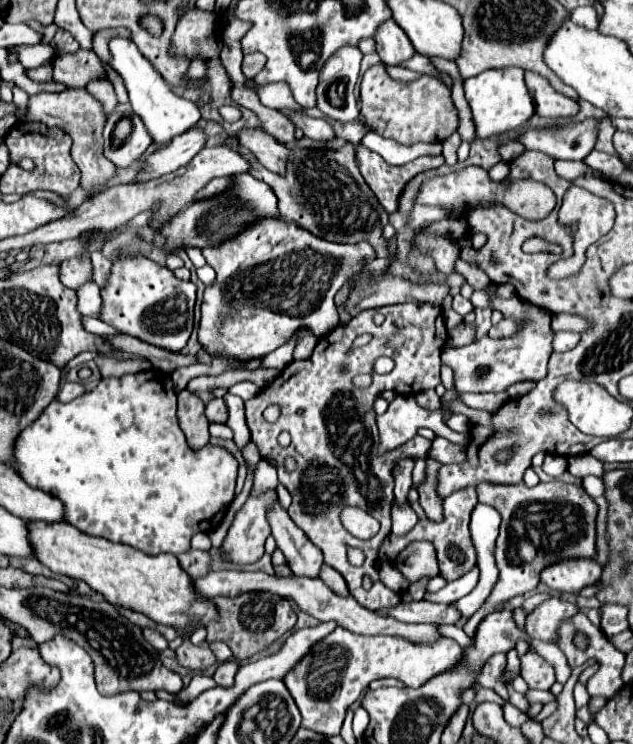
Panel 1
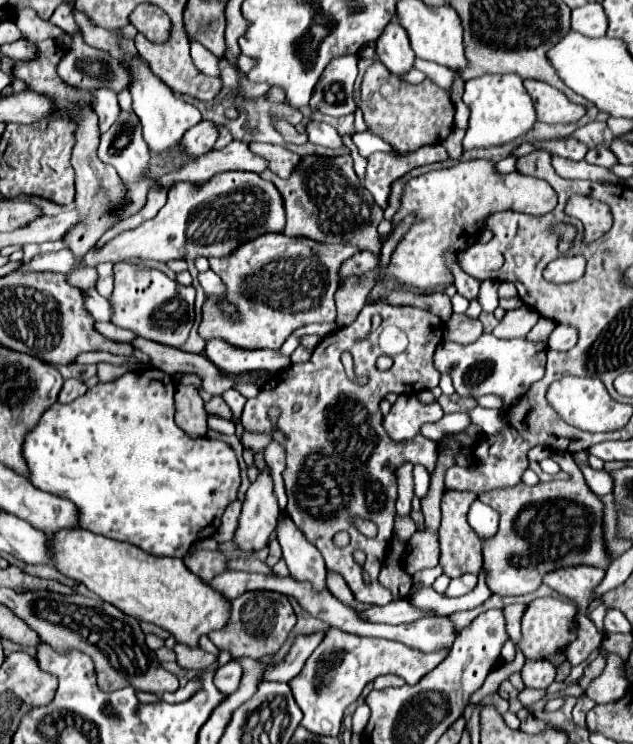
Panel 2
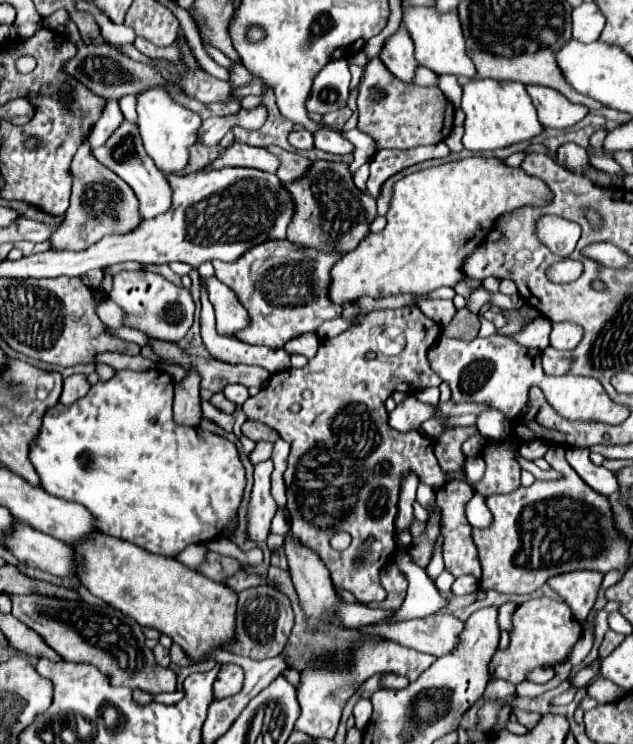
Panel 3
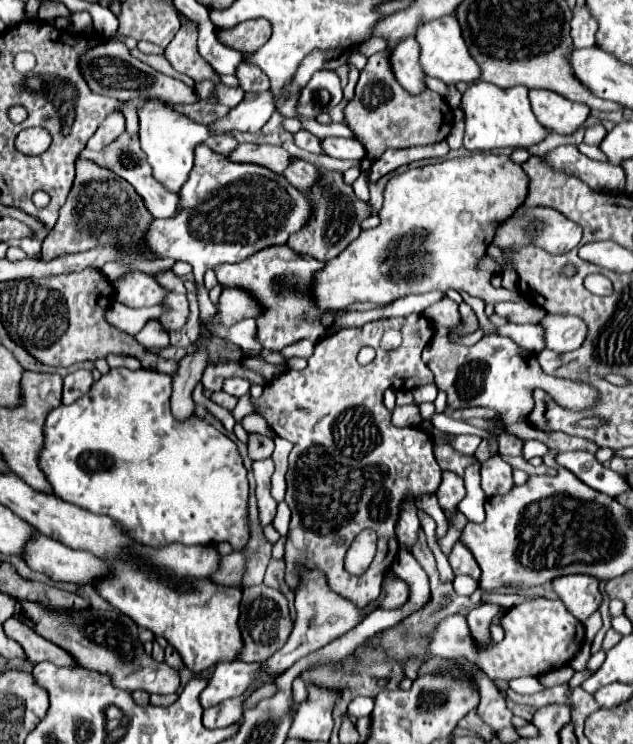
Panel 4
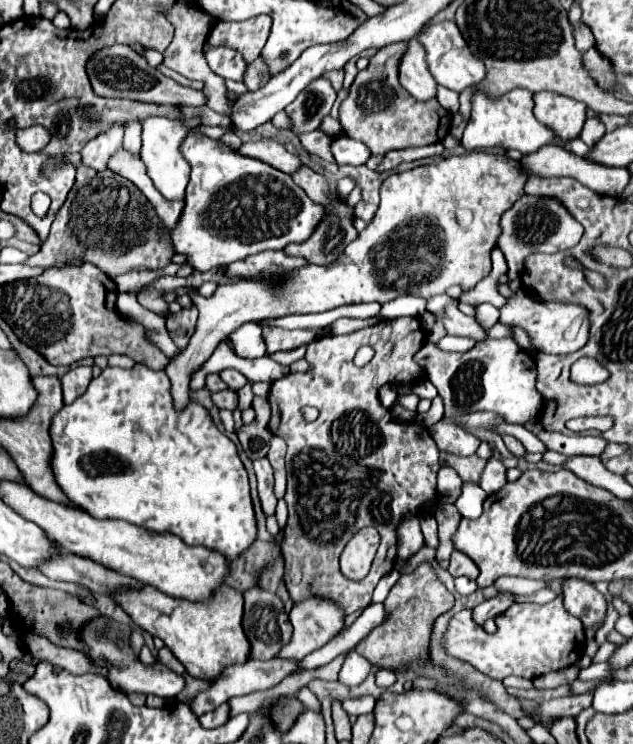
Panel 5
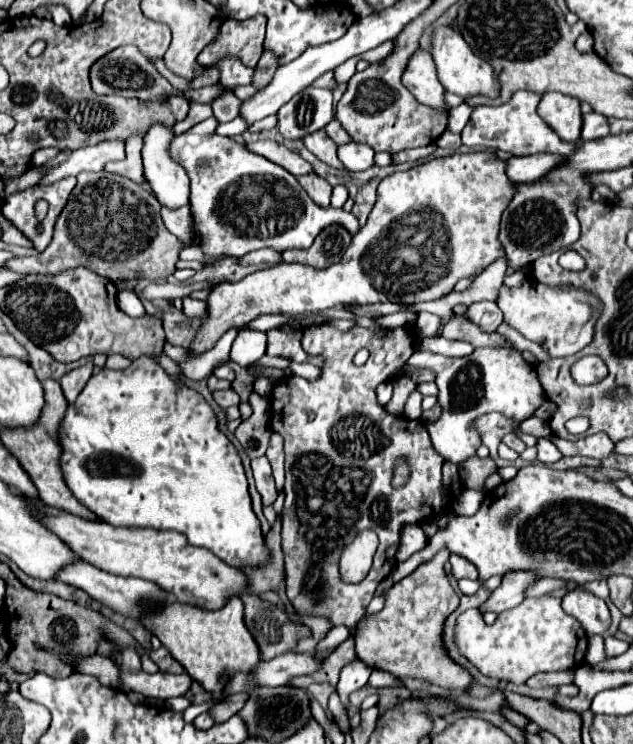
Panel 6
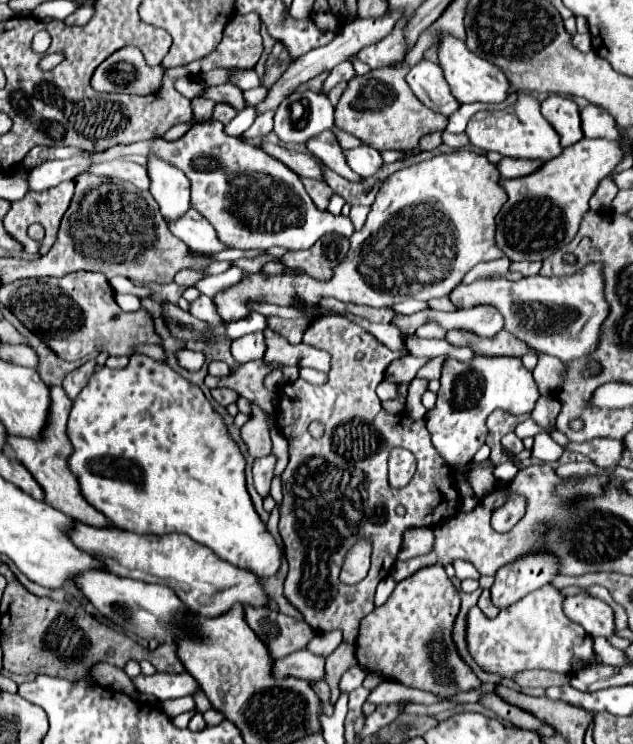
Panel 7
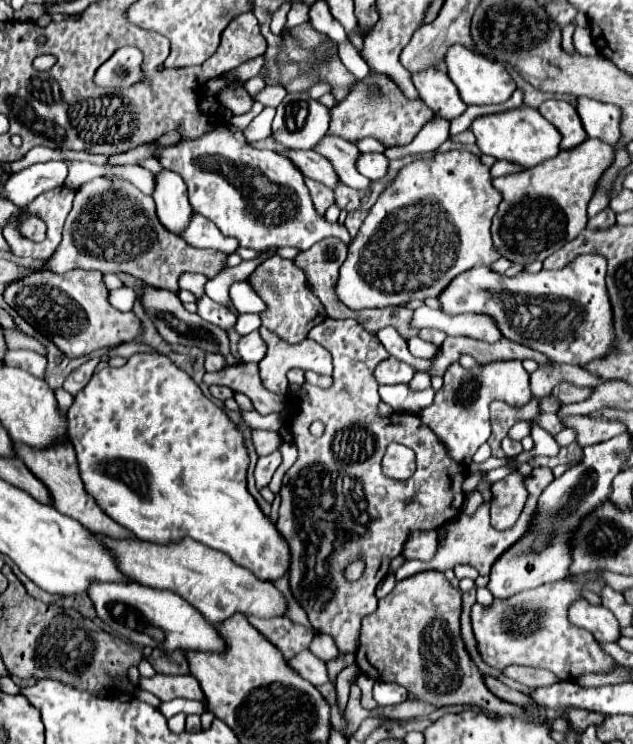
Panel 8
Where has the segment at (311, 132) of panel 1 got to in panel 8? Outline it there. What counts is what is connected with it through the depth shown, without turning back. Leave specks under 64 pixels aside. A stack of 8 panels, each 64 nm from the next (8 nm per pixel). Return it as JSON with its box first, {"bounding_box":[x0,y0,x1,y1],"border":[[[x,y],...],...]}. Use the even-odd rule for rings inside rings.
{"bounding_box":[356,154,388,180],"border":[[[360,154],[360,160],[356,162],[358,172],[364,174],[370,180],[380,180],[388,172],[388,158],[384,154]]]}

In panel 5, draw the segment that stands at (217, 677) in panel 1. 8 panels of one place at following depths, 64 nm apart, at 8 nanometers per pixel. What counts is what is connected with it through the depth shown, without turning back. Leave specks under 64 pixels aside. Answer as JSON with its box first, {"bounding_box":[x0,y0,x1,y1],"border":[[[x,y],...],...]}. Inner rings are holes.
{"bounding_box":[190,658,300,716],"border":[[[272,658],[272,660],[266,660],[266,662],[250,660],[246,664],[238,664],[238,666],[226,668],[222,672],[222,676],[216,682],[212,682],[206,692],[196,696],[196,700],[190,704],[190,708],[192,708],[192,712],[196,716],[202,716],[204,712],[210,712],[210,710],[218,708],[220,704],[224,704],[232,696],[244,696],[244,694],[250,694],[250,692],[256,692],[256,690],[274,688],[282,678],[286,678],[288,674],[298,672],[298,670],[300,670],[300,660],[294,660],[294,658],[284,658],[284,660],[282,658]]]}

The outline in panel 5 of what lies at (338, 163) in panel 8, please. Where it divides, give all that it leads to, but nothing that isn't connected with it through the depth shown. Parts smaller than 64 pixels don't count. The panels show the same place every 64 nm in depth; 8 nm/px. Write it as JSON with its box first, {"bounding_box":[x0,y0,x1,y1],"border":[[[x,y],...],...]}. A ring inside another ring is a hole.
{"bounding_box":[298,130,336,162],"border":[[[316,130],[316,132],[308,132],[308,134],[304,134],[304,136],[298,136],[298,138],[300,138],[302,146],[304,146],[310,154],[314,154],[314,156],[326,160],[326,162],[336,162],[334,156],[332,156],[332,150],[330,150],[332,138],[330,138],[328,134]]]}

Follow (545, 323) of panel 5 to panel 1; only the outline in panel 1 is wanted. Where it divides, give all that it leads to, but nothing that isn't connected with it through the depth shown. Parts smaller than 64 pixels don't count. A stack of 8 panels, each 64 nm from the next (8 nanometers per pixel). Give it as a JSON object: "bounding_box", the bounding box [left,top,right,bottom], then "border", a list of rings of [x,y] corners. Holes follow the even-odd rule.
{"bounding_box":[552,330,580,352],"border":[[[562,330],[562,332],[554,332],[552,346],[554,346],[556,352],[566,352],[566,350],[572,350],[578,344],[578,340],[580,340],[580,334]]]}

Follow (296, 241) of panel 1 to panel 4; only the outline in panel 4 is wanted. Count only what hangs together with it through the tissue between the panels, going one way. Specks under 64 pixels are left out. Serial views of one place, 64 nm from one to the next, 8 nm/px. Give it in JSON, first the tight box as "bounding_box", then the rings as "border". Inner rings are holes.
{"bounding_box":[216,246,326,352],"border":[[[280,246],[264,248],[256,252],[256,256],[250,256],[248,260],[242,260],[238,264],[220,264],[216,266],[216,278],[222,286],[242,286],[250,294],[256,294],[260,304],[264,304],[266,308],[264,314],[256,320],[260,342],[266,350],[280,352],[284,346],[294,344],[298,340],[316,342],[318,338],[322,338],[322,334],[326,334],[326,328],[318,322],[320,310],[306,310],[312,306],[312,302],[308,302],[310,298],[306,298],[312,282],[312,272],[322,266],[324,262],[312,260],[310,256],[300,256],[288,246]]]}

